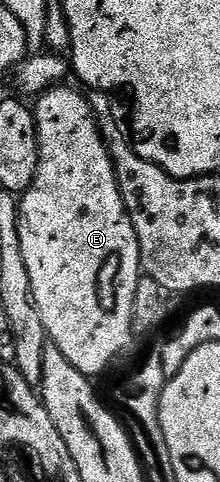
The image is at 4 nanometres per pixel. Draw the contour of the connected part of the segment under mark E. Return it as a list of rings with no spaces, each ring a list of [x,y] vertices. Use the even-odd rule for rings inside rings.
[[[57,87],[47,89],[34,101],[36,115],[36,134],[38,135],[38,171],[34,175],[34,183],[19,198],[19,221],[17,223],[18,238],[21,239],[23,262],[26,263],[27,274],[30,277],[30,287],[33,289],[34,303],[37,304],[38,314],[42,317],[42,326],[47,333],[47,340],[78,367],[85,377],[96,379],[96,376],[123,351],[128,345],[128,340],[134,337],[132,331],[132,312],[134,311],[134,291],[138,291],[138,283],[142,276],[140,263],[140,244],[138,235],[134,231],[134,223],[124,206],[124,200],[118,187],[116,168],[112,162],[103,133],[96,124],[96,116],[92,114],[92,102],[87,96],[79,93],[81,90]]]

